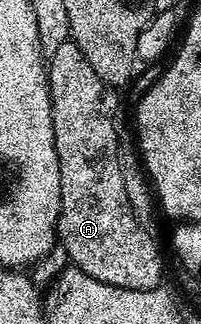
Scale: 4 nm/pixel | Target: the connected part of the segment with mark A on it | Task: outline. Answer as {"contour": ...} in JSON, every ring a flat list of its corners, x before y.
{"contour":[[70,41,58,46,57,51,49,56,47,86,51,88,53,141,61,173,58,242,67,250,68,260,74,266,105,285,134,291,156,290,163,279,163,251,159,248,155,215,151,212,153,195,132,132,131,135,127,132,127,119,115,96,116,88,97,75,86,55]]}

